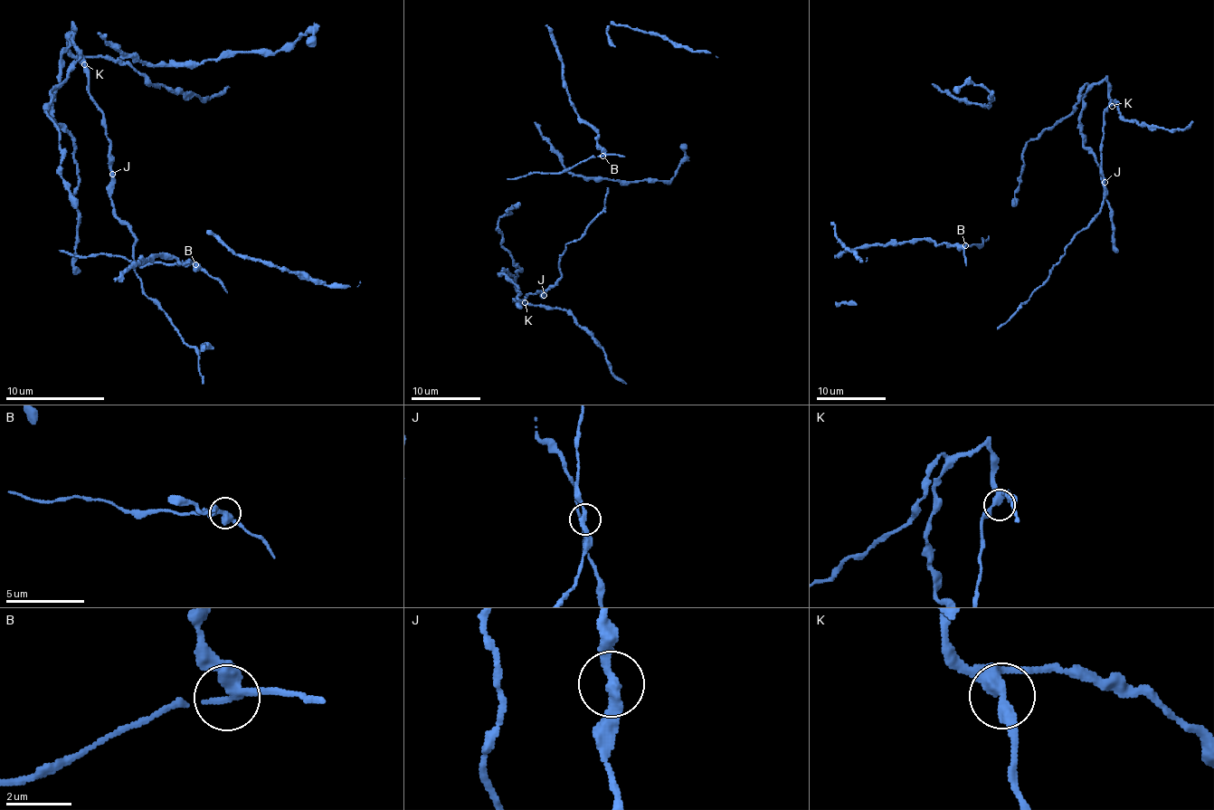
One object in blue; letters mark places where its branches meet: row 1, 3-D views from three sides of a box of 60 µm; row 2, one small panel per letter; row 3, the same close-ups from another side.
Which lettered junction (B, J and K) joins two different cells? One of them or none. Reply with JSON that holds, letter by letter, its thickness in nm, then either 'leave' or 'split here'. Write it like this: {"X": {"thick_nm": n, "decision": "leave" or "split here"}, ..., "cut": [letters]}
{"B": {"thick_nm": 280, "decision": "split here"}, "J": {"thick_nm": 280, "decision": "leave"}, "K": {"thick_nm": 320, "decision": "leave"}, "cut": ["B"]}

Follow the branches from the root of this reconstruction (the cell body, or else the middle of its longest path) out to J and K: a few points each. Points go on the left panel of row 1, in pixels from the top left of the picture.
J: (62, 178), (47, 104), (80, 57), (74, 27), (67, 49), (102, 114), (112, 174)
K: (62, 178), (60, 128), (47, 117), (47, 104), (80, 57), (70, 47), (74, 27), (67, 47), (84, 64)

